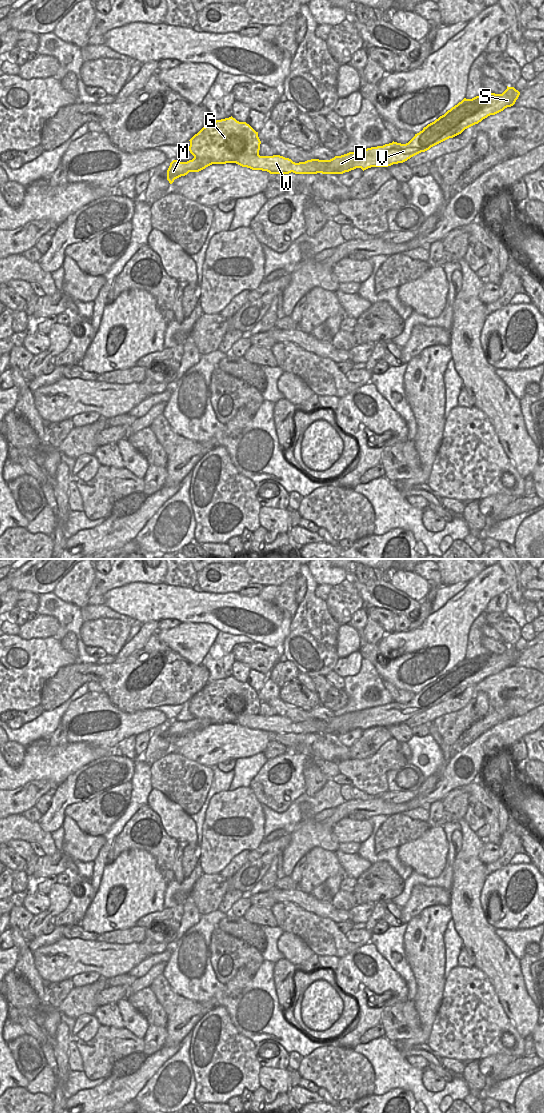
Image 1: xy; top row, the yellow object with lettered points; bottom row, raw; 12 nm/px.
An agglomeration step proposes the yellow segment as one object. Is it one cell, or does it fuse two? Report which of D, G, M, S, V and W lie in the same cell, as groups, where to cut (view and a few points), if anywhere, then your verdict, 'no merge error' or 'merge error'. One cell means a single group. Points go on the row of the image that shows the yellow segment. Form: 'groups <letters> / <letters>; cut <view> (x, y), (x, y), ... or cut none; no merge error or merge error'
groups D M S V W / G; cut xy (258, 153), (240, 156), (234, 162); merge error

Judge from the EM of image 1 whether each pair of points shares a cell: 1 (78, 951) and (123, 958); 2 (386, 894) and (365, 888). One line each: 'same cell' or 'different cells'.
1: same cell
2: same cell

